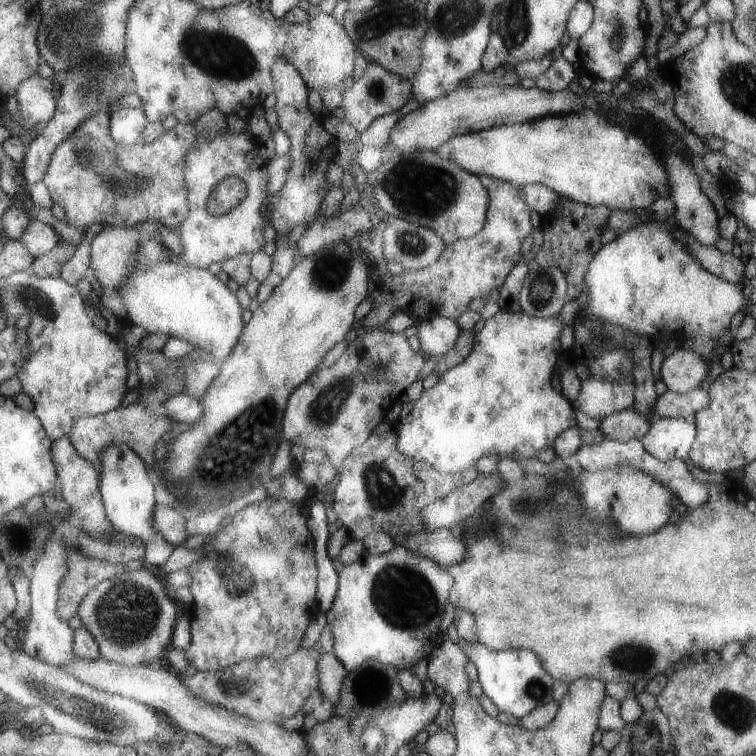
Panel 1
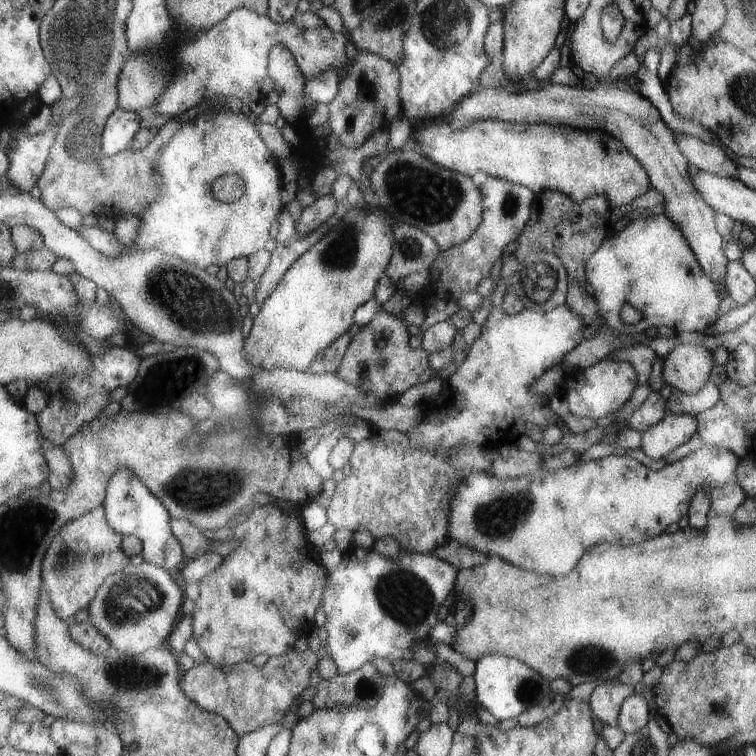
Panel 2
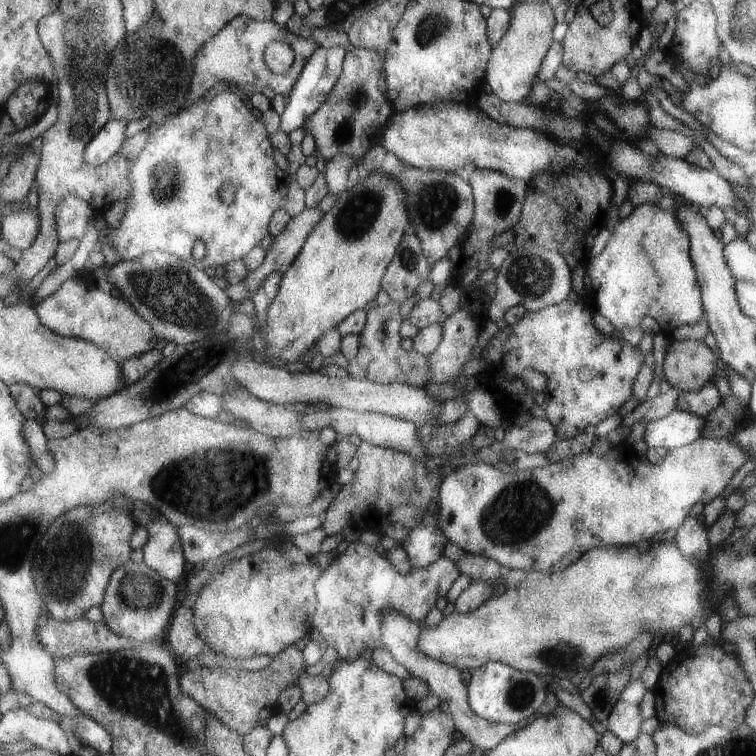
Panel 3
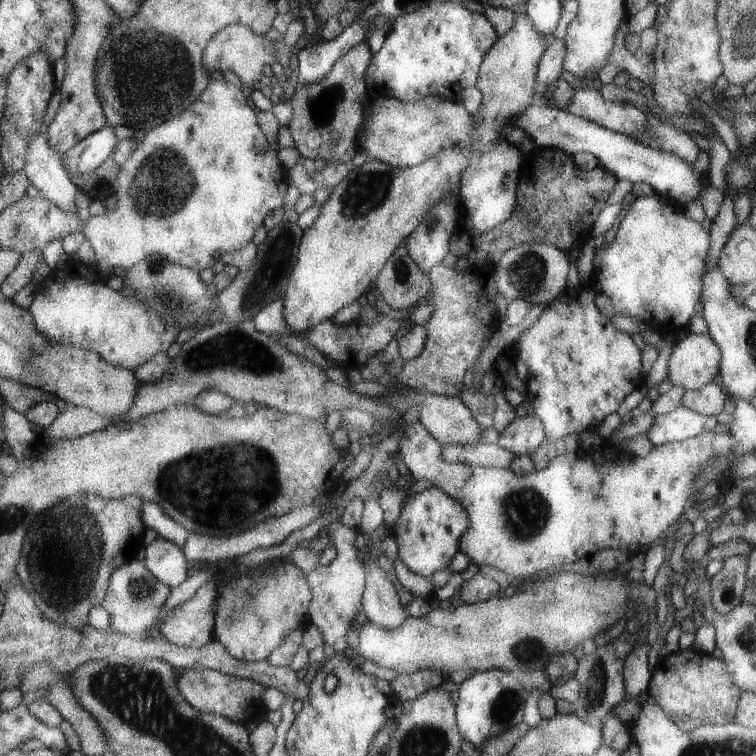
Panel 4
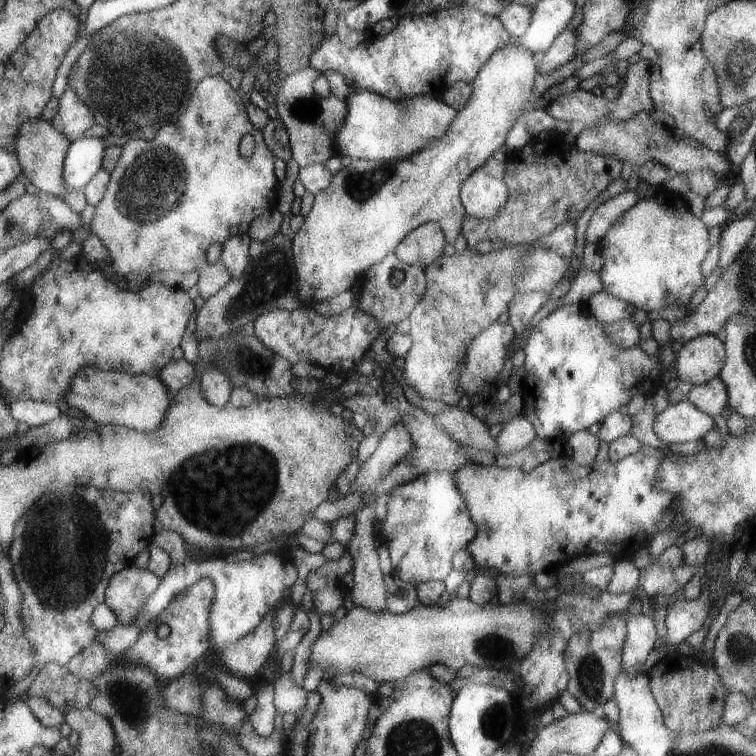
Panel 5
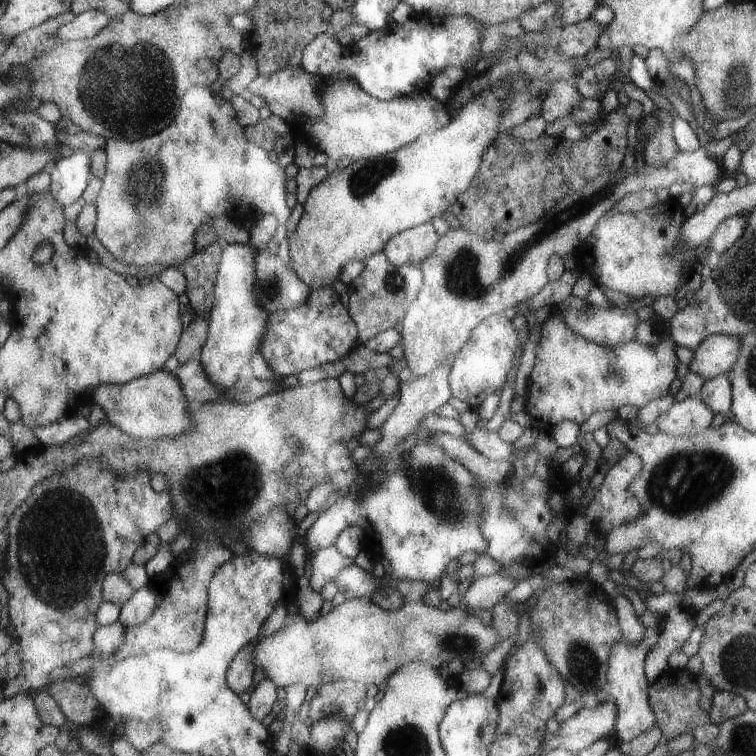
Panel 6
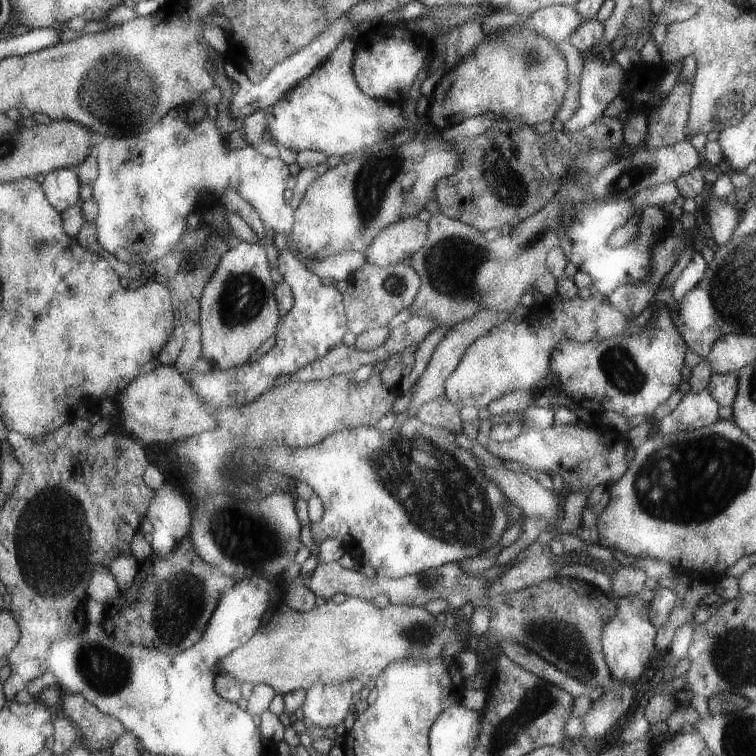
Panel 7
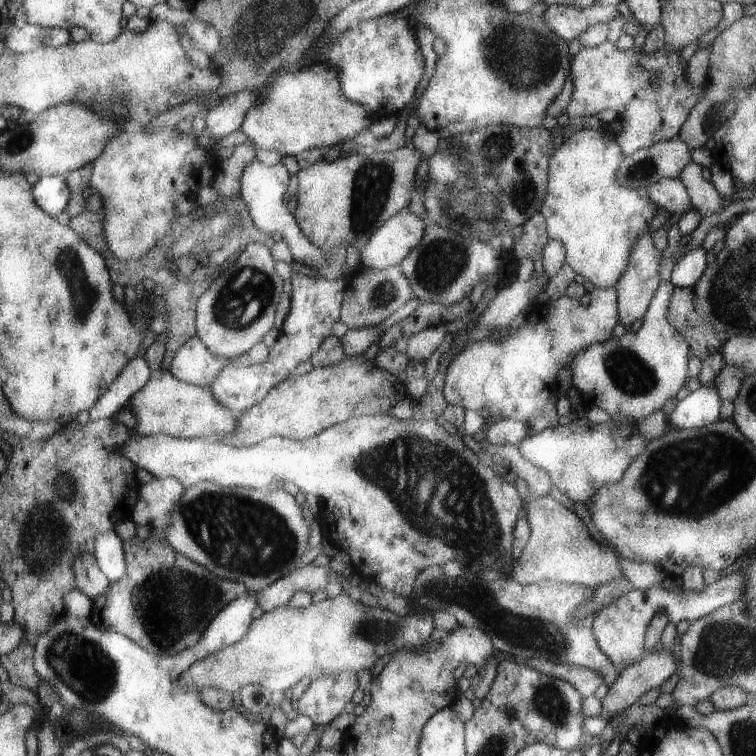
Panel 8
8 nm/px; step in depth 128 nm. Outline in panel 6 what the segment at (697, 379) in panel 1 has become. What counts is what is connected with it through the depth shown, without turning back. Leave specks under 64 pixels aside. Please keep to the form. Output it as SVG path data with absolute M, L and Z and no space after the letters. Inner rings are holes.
M714 334L707 336L695 350L688 370L699 374L703 380L729 372L737 360L739 339L736 336Z

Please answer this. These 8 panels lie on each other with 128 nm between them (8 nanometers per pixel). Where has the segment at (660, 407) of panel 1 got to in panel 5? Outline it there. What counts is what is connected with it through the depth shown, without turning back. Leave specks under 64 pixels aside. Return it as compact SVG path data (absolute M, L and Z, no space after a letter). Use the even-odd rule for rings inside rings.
M718 376L703 384L692 385L689 392L687 392L686 399L699 412L704 412L710 417L724 413L728 404L725 385Z

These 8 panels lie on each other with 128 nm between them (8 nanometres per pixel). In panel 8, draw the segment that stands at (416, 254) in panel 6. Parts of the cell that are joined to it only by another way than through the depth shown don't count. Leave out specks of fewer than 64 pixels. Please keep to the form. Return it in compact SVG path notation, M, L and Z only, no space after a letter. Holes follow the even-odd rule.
M407 208L397 212L397 214L390 216L385 222L382 222L381 226L367 237L365 248L359 252L360 264L377 270L398 265L421 244L425 228L426 221L424 221L422 216L410 213Z

